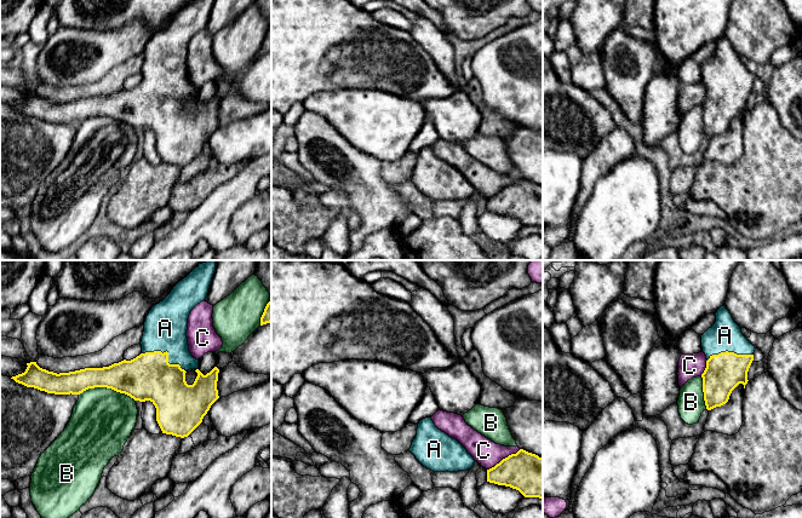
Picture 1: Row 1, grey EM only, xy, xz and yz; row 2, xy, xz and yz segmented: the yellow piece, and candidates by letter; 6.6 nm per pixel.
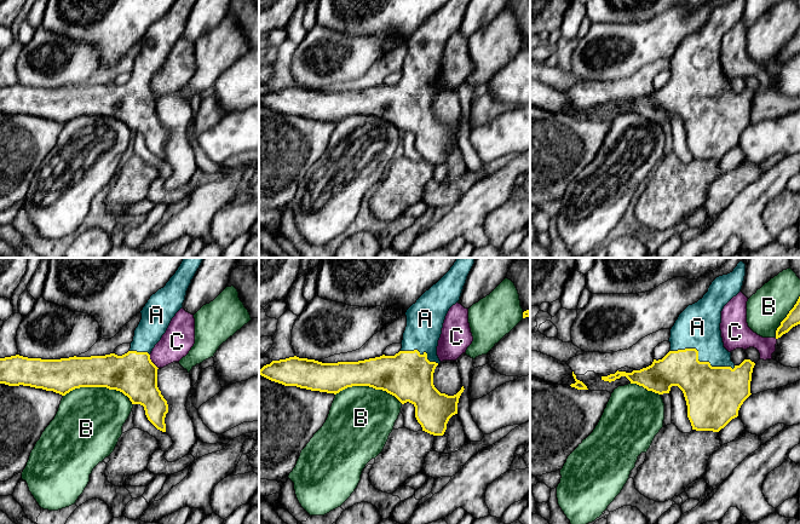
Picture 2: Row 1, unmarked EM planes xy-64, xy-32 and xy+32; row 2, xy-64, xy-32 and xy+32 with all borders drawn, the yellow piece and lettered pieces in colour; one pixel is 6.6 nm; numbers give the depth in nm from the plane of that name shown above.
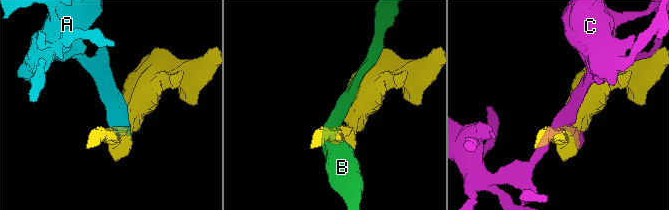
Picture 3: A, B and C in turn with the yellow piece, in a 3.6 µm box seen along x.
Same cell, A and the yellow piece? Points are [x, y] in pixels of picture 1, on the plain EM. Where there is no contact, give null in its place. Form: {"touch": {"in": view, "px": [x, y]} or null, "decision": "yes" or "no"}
{"touch": {"in": "xy", "px": [167, 82]}, "decision": "yes"}

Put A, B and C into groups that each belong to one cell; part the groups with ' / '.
A / B / C

